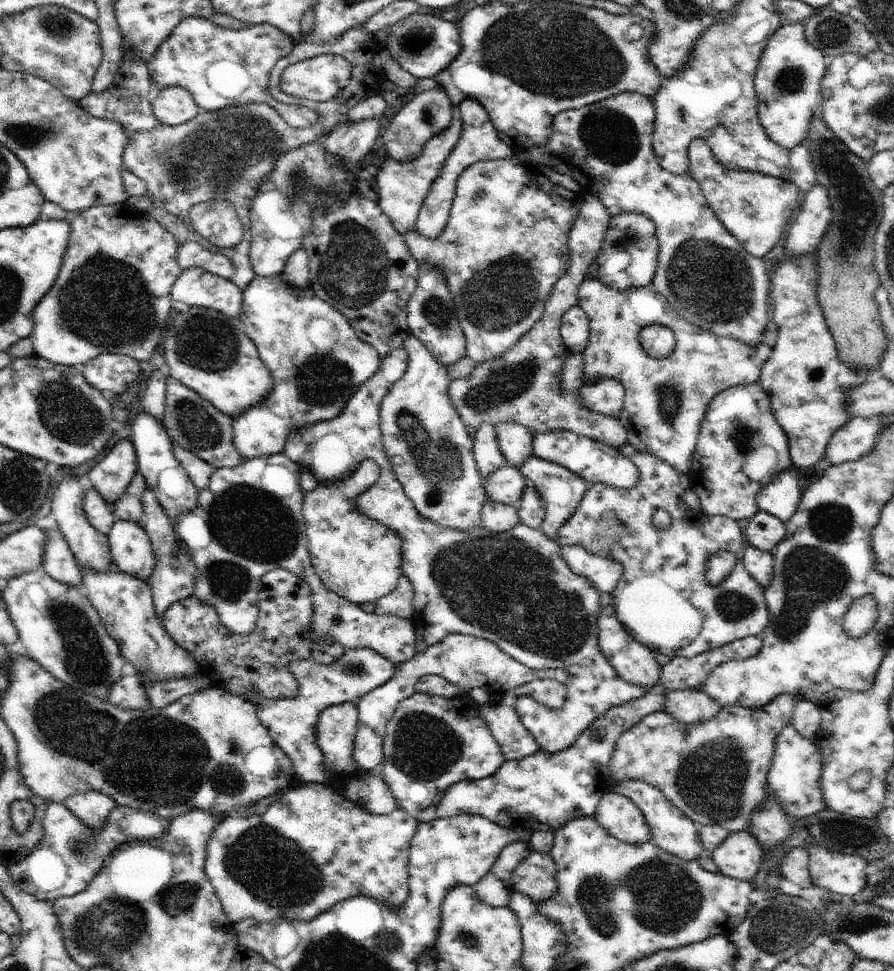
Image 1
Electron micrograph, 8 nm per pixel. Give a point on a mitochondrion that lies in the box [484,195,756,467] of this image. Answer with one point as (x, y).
(708, 278)

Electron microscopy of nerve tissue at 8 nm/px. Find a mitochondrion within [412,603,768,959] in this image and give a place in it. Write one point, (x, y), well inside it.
(711, 780)

